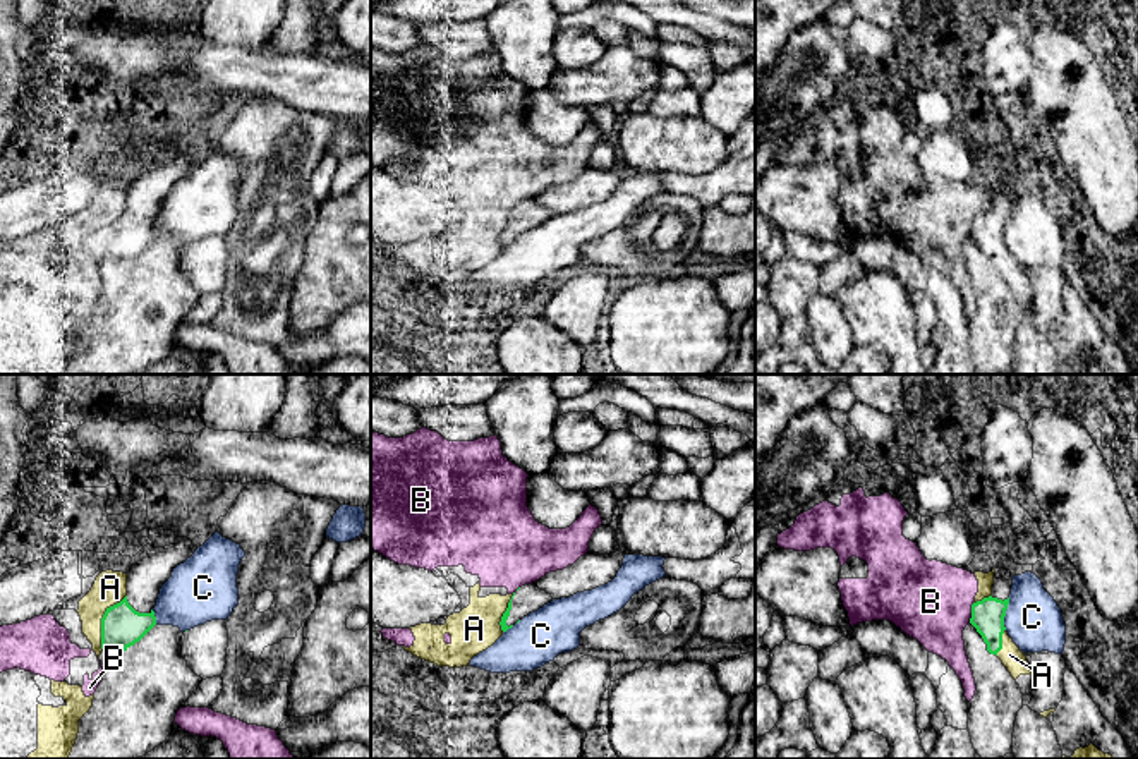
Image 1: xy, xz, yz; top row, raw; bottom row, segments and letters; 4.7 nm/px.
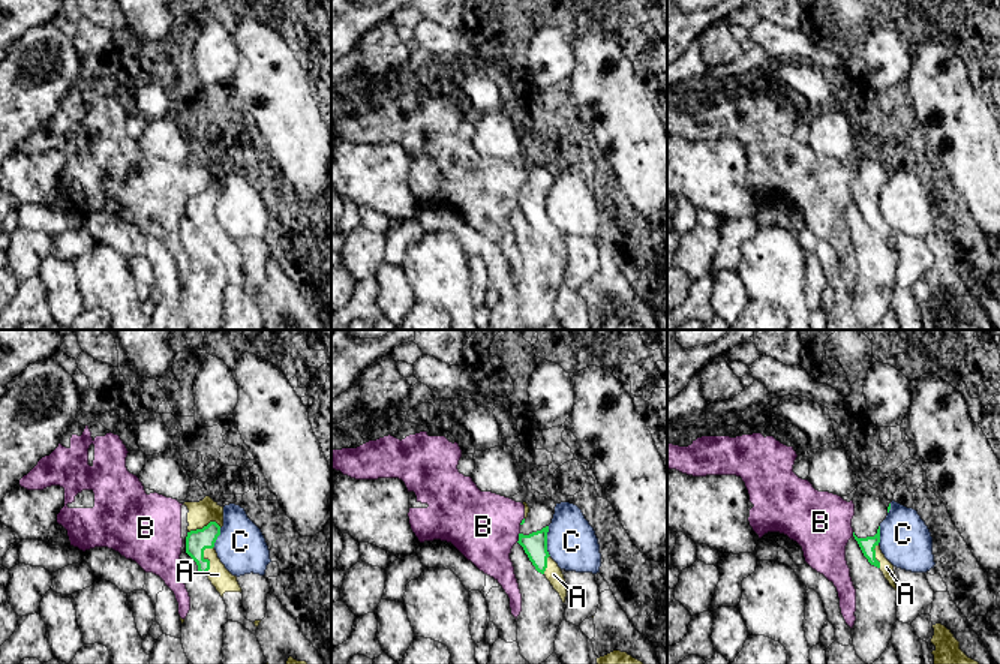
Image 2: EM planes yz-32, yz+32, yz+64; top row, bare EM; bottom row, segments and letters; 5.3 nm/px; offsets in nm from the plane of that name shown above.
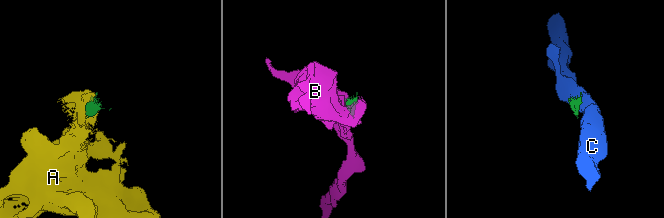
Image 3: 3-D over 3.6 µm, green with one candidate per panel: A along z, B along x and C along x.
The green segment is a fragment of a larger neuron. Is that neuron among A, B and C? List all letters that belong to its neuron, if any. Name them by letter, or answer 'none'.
none

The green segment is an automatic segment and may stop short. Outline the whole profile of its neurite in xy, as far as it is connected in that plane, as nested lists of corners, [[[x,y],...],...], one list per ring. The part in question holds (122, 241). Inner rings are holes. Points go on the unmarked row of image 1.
[[[177,153],[165,163],[146,160],[132,172],[127,211],[106,223],[101,234],[101,264],[124,268],[156,240],[153,223],[161,201],[172,192],[173,184],[191,173],[196,165],[191,155]]]

